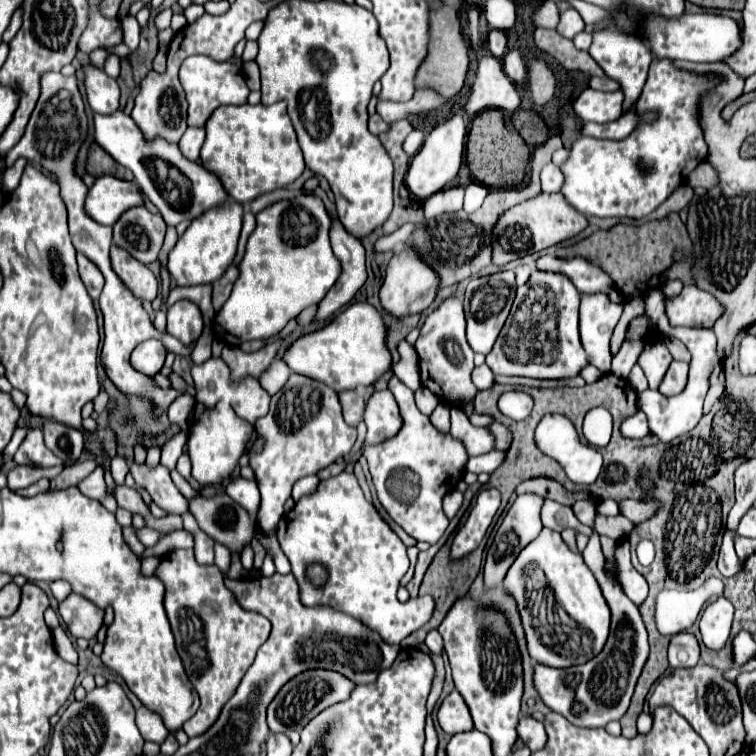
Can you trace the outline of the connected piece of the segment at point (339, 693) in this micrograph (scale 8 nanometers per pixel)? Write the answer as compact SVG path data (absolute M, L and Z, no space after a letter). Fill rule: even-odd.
M314 669L308 673L300 673L300 677L294 677L280 689L280 693L274 697L274 701L268 707L268 727L274 733L290 733L290 731L300 731L312 717L316 717L320 711L326 707L344 701L354 689L354 683L348 681L346 677L340 677L340 673L332 671L322 671Z

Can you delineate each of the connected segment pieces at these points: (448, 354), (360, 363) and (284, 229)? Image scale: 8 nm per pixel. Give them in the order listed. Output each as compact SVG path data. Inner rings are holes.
M448 297L426 317L416 341L416 351L420 357L420 381L424 387L436 385L440 389L438 397L446 403L472 403L478 391L470 381L470 373L474 369L474 353L464 337L464 325L466 319L462 311L462 299Z
M352 303L340 311L326 327L298 337L282 355L282 361L298 375L332 387L336 393L364 389L392 369L386 349L386 327L380 313L368 303Z
M302 195L292 201L276 201L256 215L256 229L248 237L246 253L238 263L238 279L232 287L228 301L214 317L214 333L226 343L244 343L254 339L266 339L284 329L284 325L296 317L302 309L320 303L340 275L340 261L336 261L330 249L330 215L320 197Z

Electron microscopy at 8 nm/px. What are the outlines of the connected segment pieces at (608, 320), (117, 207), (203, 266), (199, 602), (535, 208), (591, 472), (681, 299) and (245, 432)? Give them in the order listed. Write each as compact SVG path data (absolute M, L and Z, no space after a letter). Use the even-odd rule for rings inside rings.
M606 293L582 295L580 301L580 337L584 351L594 367L602 373L610 371L610 337L622 315L622 305L608 299Z
M108 175L96 177L94 185L88 189L84 211L100 225L114 225L116 217L132 205L142 205L138 185L134 181L120 181Z
M226 199L222 205L212 207L204 211L200 217L196 217L184 235L180 235L178 243L168 255L168 271L176 279L178 285L202 285L212 283L224 275L224 271L232 265L238 237L242 229L242 205Z
M176 549L164 555L154 575L166 587L164 609L176 637L176 649L202 701L198 713L182 727L186 735L196 737L214 725L222 707L234 695L238 683L252 665L258 647L270 635L270 621L258 613L240 609L236 597L228 593L220 569L216 565L198 565L192 549Z
M540 193L534 199L528 199L506 209L498 217L492 229L492 263L506 265L514 259L552 247L564 239L578 235L586 225L586 217L576 213L576 209L572 209L568 203L564 203L560 193Z
M560 414L544 416L534 431L534 437L537 447L543 454L560 461L560 465L566 471L570 481L580 483L580 485L590 485L596 481L596 477L602 469L602 457L592 446L588 444L585 446L580 442L575 427L567 417Z
M684 285L678 297L664 299L664 307L672 327L710 329L724 315L720 301L694 285Z
M220 401L216 409L206 409L200 417L200 423L192 427L190 439L188 439L188 453L194 467L192 477L200 485L208 483L222 483L224 479L230 479L234 467L238 465L238 459L242 457L248 439L252 439L254 427L246 421L240 421L236 413L232 413L232 407L226 405L226 401Z

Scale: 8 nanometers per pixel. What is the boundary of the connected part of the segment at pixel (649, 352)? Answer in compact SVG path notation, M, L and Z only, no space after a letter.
M654 341L654 343L648 343L644 347L644 351L638 357L638 365L644 371L644 375L650 383L650 389L658 389L670 363L672 363L672 355L666 349L664 341Z

